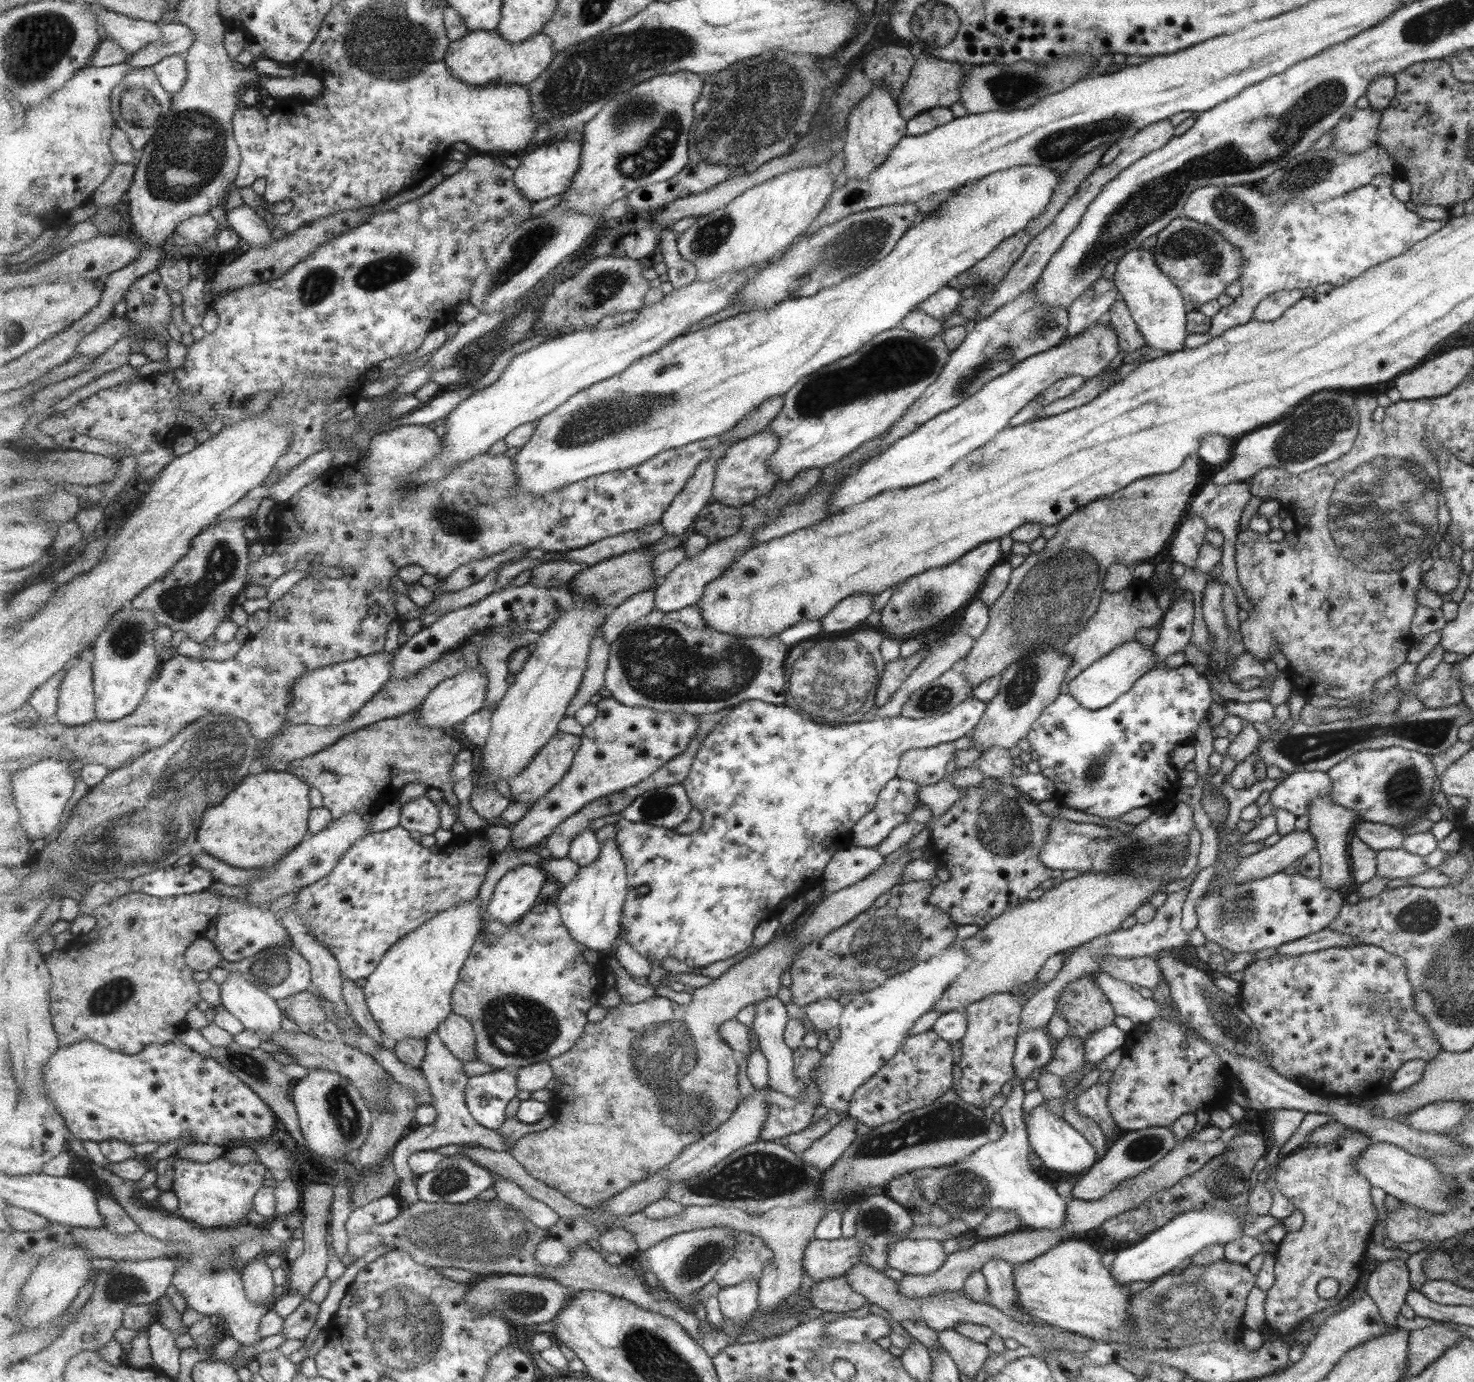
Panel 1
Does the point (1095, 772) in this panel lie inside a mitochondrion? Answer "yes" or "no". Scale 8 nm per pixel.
yes

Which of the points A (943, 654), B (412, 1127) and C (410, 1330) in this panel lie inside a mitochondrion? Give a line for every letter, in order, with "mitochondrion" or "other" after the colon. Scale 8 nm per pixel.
A: other
B: other
C: mitochondrion

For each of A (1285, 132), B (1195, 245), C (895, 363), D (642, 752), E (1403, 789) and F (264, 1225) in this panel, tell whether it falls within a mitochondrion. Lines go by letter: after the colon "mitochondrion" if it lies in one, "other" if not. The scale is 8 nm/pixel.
A: mitochondrion
B: mitochondrion
C: mitochondrion
D: other
E: mitochondrion
F: other

